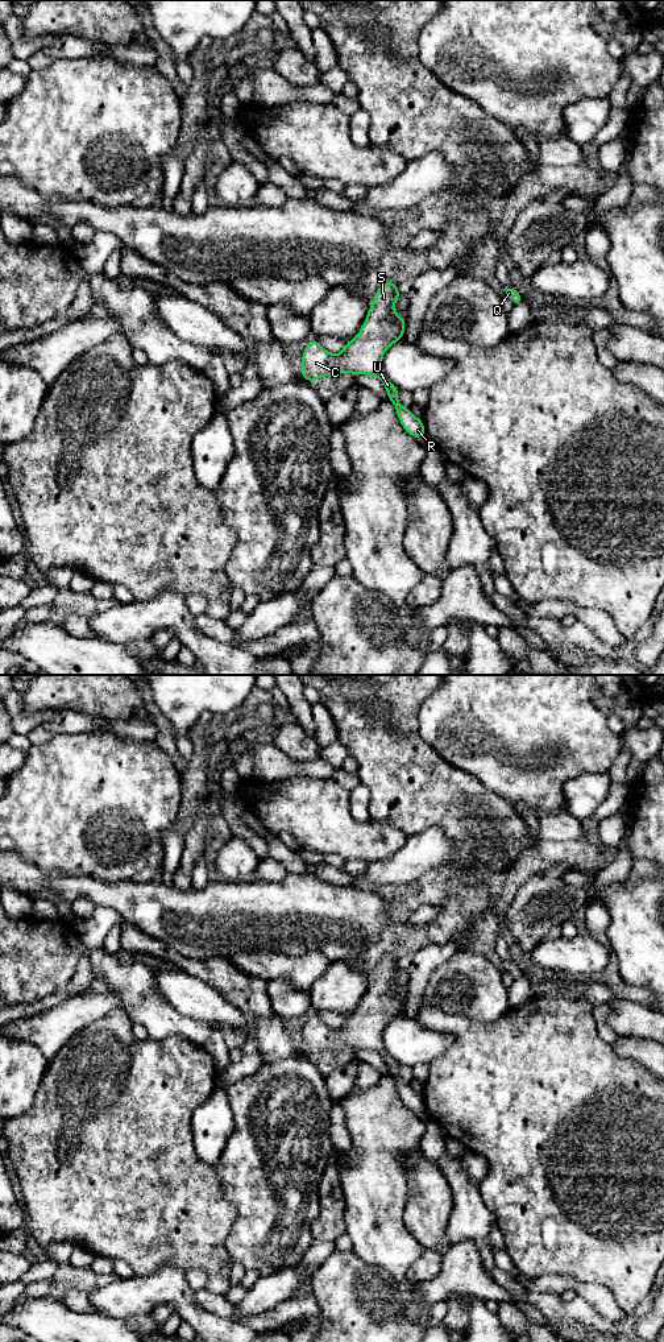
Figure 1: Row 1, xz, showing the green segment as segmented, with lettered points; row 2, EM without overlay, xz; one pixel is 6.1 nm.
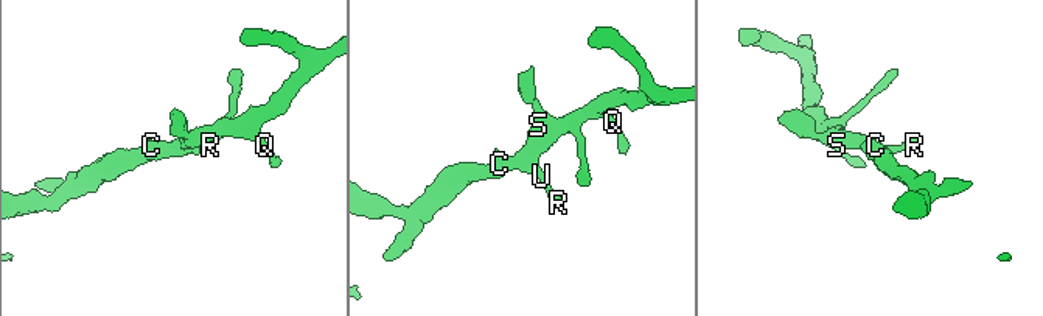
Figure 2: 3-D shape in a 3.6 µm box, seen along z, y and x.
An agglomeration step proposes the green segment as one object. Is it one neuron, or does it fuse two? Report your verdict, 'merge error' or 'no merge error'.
no merge error

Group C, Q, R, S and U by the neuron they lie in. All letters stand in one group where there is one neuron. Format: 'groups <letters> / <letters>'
groups C Q R S U

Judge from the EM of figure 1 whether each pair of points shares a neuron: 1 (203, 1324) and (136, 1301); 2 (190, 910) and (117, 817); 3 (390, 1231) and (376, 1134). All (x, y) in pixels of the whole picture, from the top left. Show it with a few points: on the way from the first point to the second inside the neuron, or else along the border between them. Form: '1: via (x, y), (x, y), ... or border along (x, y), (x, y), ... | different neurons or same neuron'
1: via (186, 1307), (175, 1296), (153, 1296) | same neuron
2: border along (152, 879), (121, 882) | different neurons
3: via (377, 1208), (377, 1158) | same neuron

